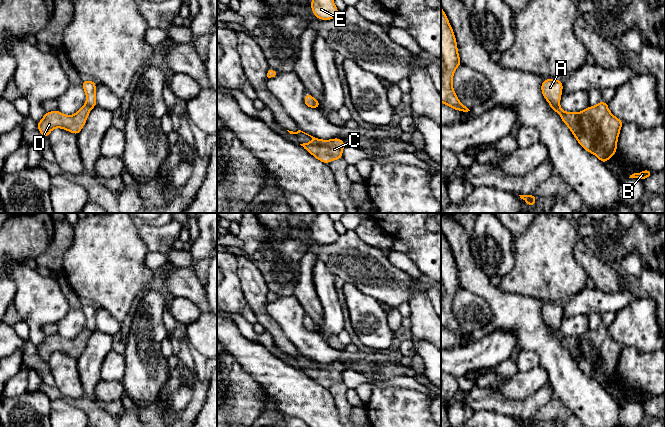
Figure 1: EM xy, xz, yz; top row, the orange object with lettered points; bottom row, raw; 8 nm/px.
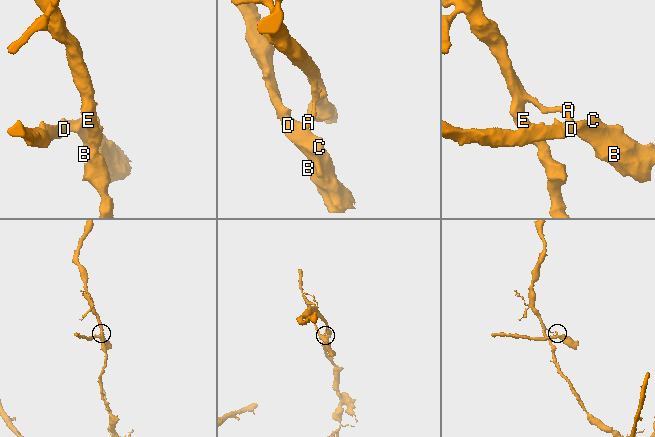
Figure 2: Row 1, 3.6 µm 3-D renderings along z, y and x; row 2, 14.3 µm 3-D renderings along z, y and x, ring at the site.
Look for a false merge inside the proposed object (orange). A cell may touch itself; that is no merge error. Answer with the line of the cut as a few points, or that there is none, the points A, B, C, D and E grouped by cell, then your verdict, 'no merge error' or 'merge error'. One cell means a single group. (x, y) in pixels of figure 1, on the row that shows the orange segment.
yz (550, 104), (559, 107) | A E / B C D | merge error

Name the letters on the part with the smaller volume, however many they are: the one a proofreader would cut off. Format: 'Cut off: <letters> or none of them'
Cut off: B, C, D

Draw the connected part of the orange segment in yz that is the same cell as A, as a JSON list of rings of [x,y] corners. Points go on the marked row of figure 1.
[[[548,78],[543,80],[541,83],[542,95],[544,99],[550,103],[550,105],[560,107],[562,90],[563,90],[562,80]]]

